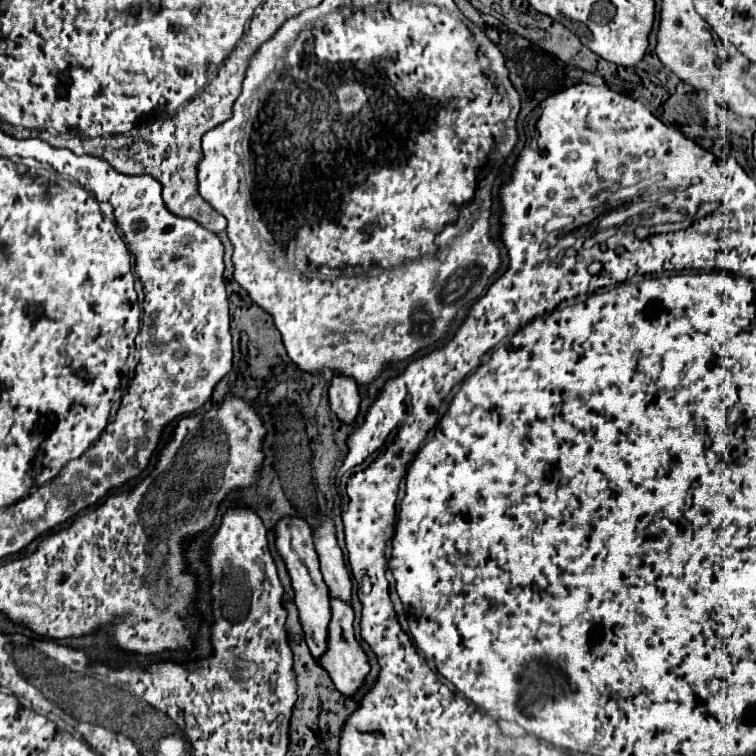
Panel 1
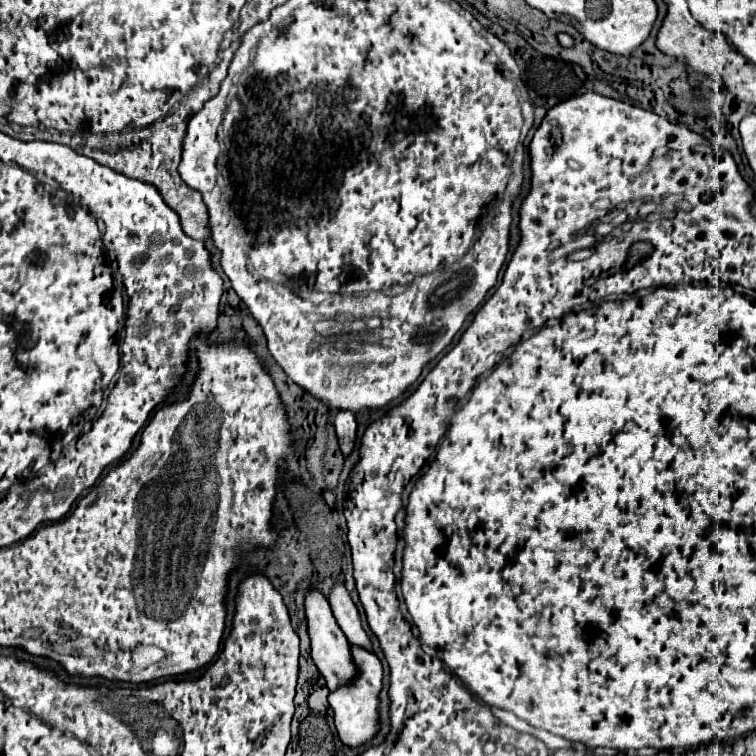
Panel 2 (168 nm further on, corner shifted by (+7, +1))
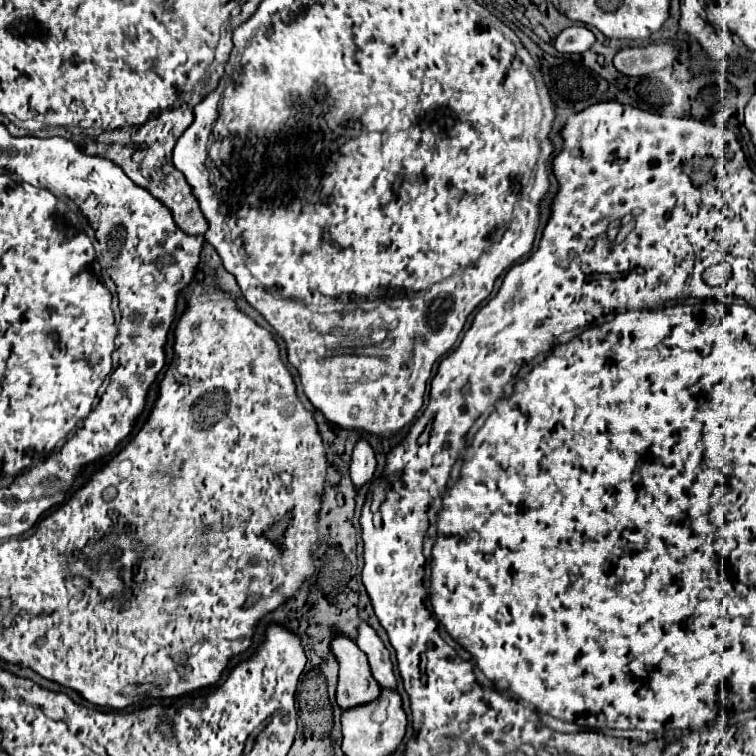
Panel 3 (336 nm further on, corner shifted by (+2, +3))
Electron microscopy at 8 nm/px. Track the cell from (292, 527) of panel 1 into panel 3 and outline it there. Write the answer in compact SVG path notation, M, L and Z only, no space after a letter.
M343 632L333 634L331 652L339 664L339 680L337 680L337 704L341 710L373 702L381 686L371 676L369 662L365 654L357 648L353 640L349 640Z

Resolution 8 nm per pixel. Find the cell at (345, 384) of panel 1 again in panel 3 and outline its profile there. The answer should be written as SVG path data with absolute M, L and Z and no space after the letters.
M359 440L351 454L351 480L355 486L365 484L375 472L375 454L367 440Z

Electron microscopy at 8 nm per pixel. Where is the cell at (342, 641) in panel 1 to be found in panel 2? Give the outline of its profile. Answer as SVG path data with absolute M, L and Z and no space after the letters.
M352 648L352 658L356 660L356 666L360 666L360 676L356 678L356 684L350 684L346 690L338 688L330 694L330 706L334 710L334 724L338 738L344 746L356 748L366 742L370 742L378 730L378 694L382 690L382 664L374 654L364 652L362 648Z

